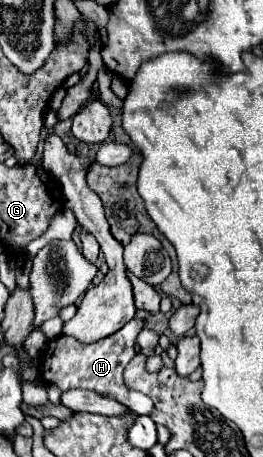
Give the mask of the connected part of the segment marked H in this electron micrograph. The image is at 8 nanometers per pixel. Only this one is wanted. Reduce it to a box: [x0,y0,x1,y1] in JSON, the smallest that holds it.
[38,319,154,415]

